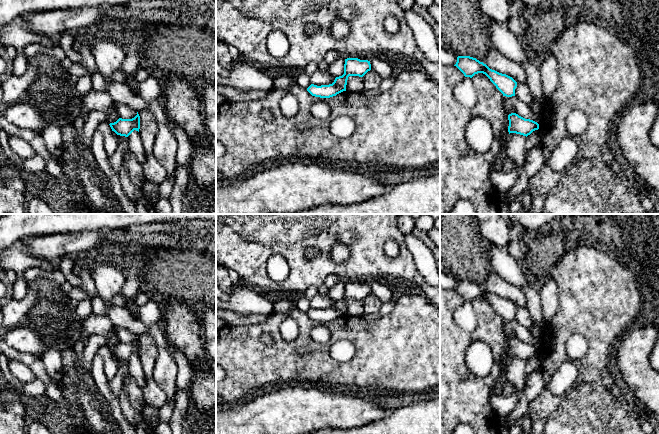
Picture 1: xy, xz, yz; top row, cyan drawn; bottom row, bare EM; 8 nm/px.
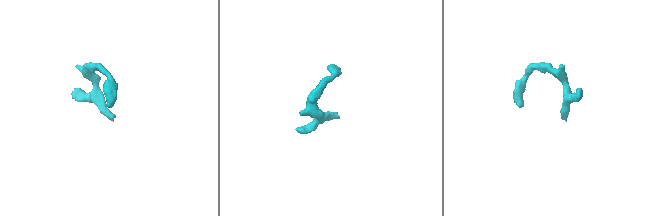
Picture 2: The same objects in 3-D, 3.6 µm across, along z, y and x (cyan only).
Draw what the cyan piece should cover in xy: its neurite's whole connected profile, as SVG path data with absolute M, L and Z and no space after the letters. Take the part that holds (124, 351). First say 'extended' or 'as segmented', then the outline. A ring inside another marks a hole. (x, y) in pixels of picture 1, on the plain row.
as segmented | M137 336L137 339L132 343L119 342L116 346L109 349L117 359L128 361L134 354L139 356L140 340Z

